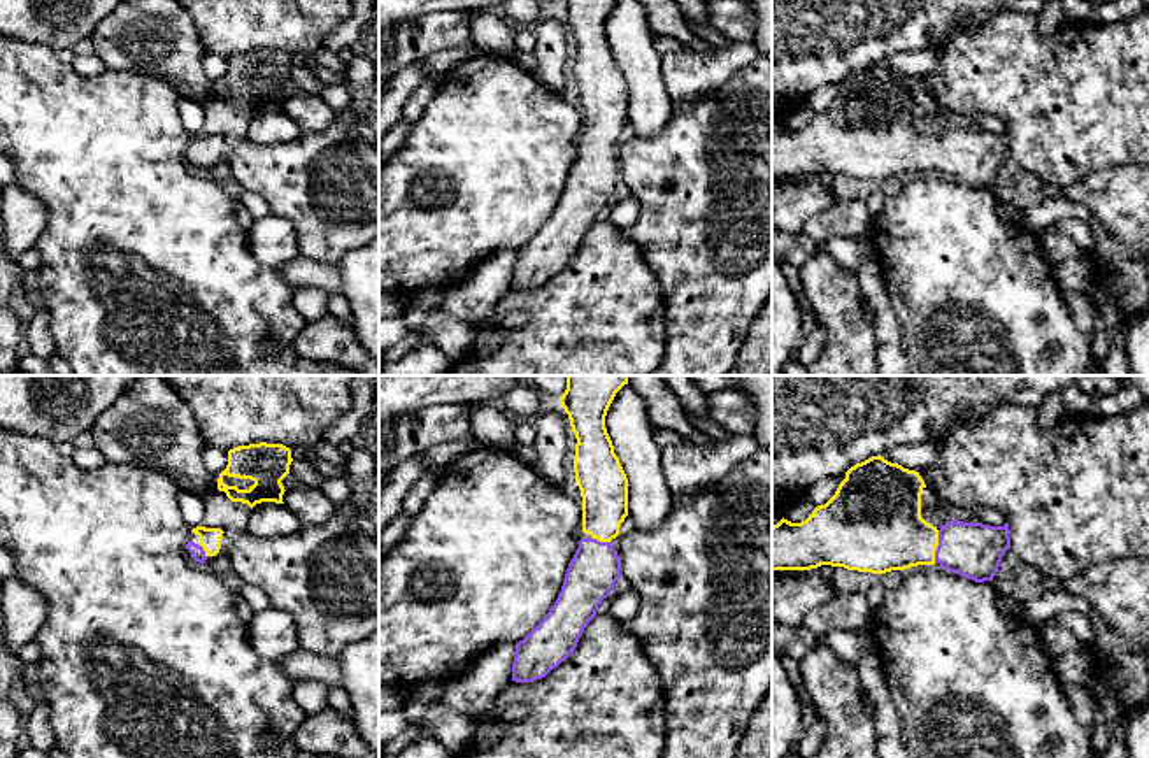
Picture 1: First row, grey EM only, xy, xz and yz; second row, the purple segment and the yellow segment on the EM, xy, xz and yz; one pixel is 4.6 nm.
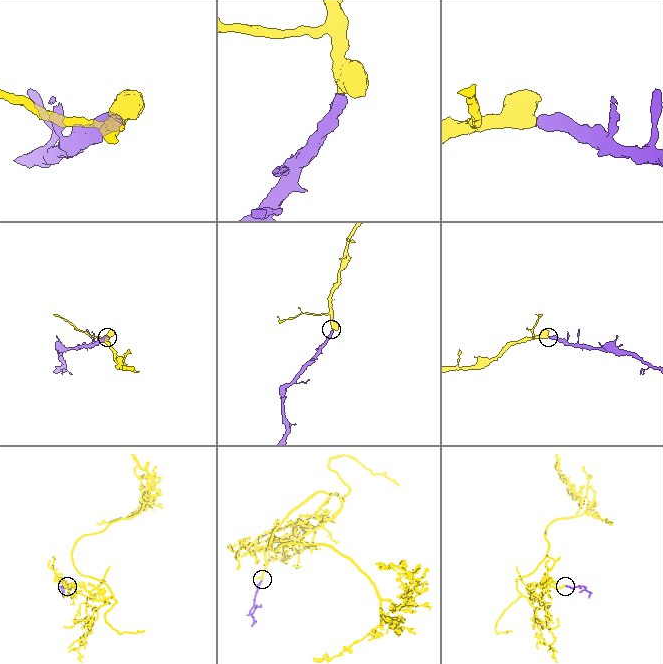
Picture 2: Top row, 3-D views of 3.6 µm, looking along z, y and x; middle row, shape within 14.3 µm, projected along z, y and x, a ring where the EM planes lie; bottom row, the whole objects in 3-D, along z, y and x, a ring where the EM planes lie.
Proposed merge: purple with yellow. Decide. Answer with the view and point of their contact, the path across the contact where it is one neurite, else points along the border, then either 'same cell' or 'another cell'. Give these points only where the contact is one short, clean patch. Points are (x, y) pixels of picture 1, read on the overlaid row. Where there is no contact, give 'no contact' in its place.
contact yz (937, 546); way yz (972, 550), (937, 546), (884, 532); same cell

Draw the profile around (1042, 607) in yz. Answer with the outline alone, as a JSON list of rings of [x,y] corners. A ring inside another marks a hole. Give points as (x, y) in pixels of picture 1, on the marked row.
[[[1042,591],[1023,602],[1024,619],[1030,623],[1049,623],[1061,611],[1079,611],[1082,614],[1091,614],[1091,605],[1079,597],[1072,597],[1065,591]]]

